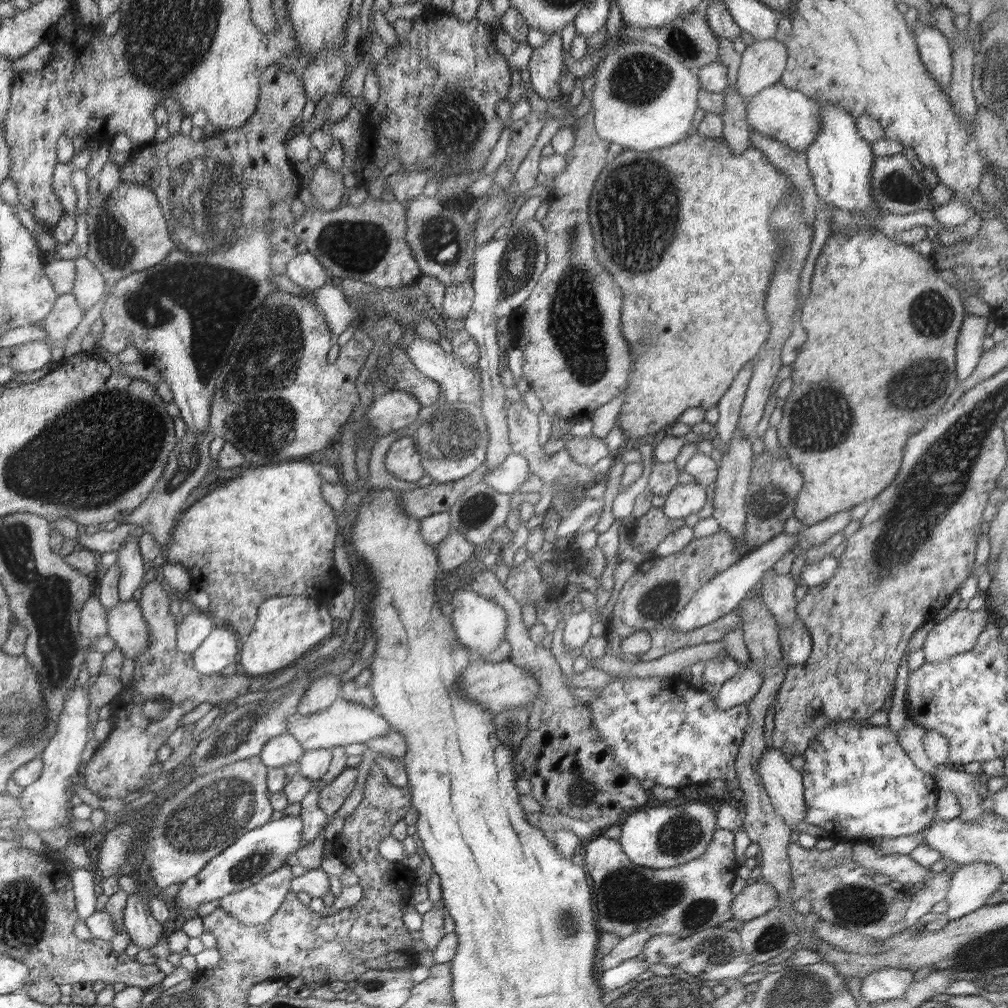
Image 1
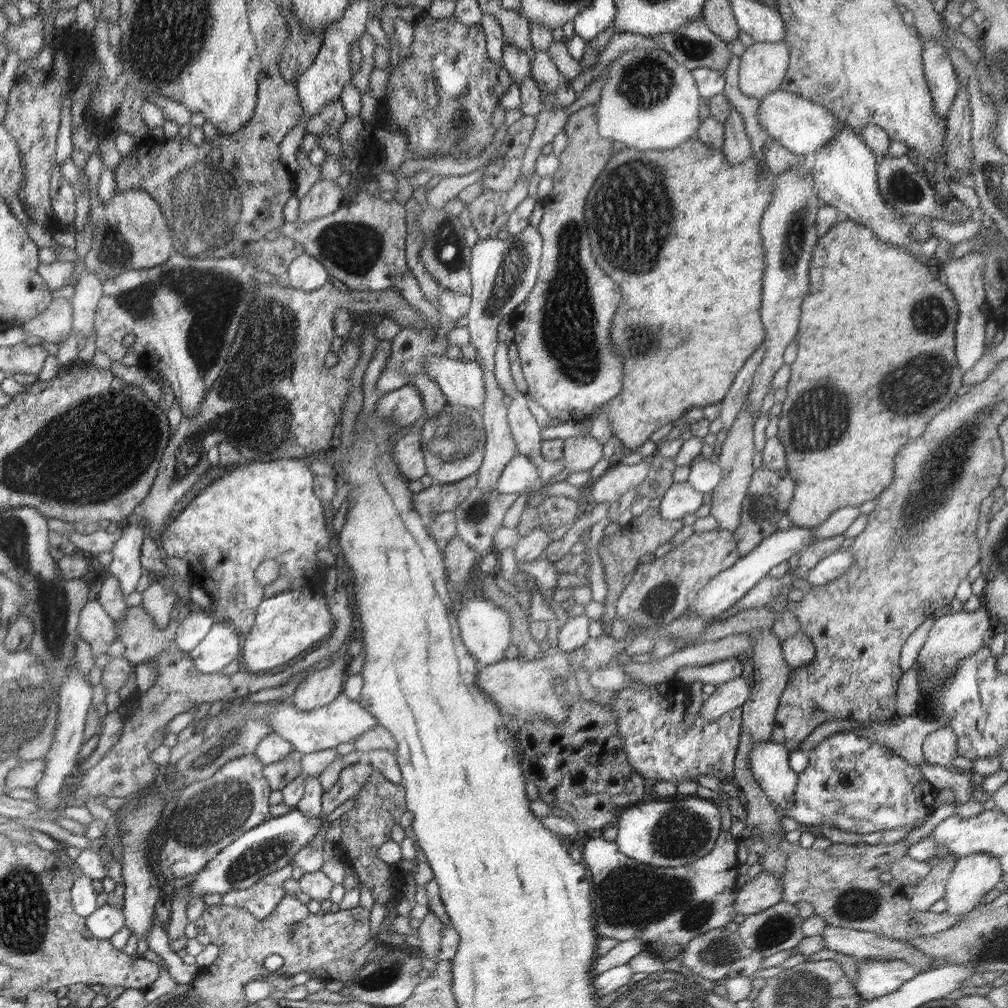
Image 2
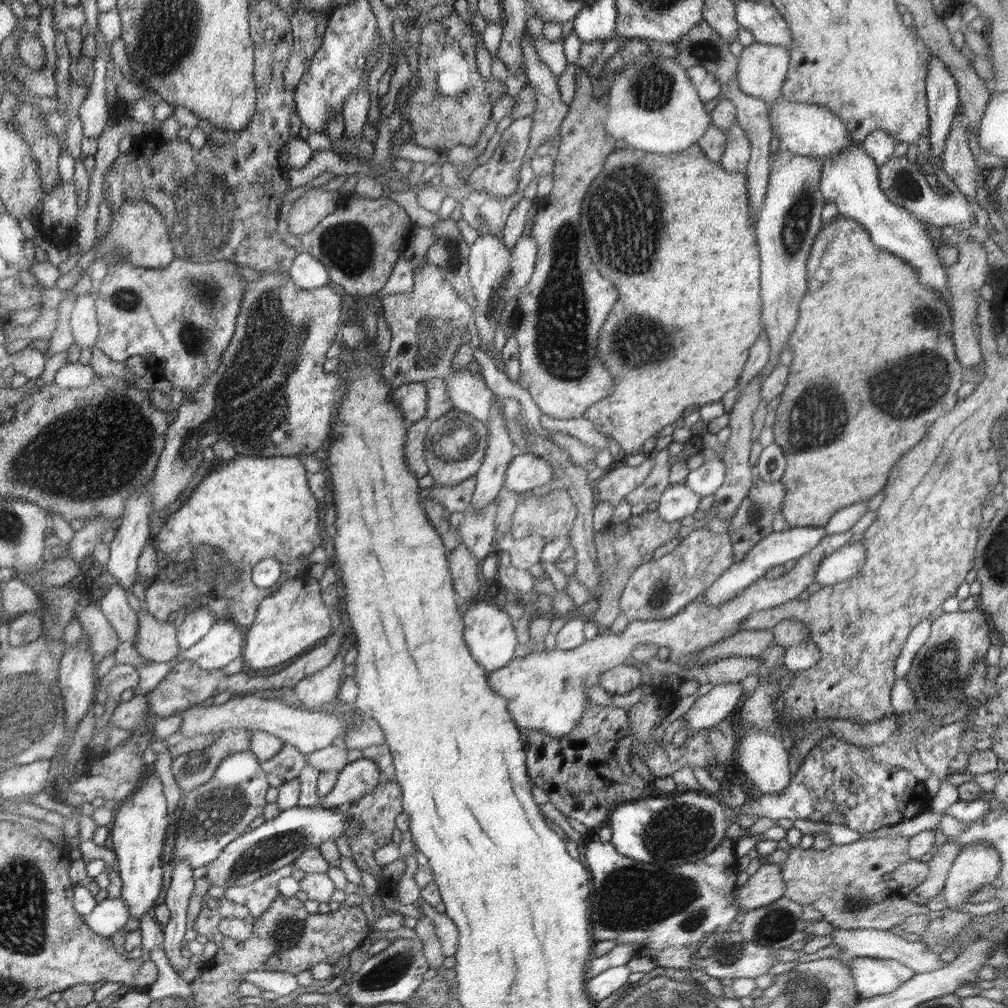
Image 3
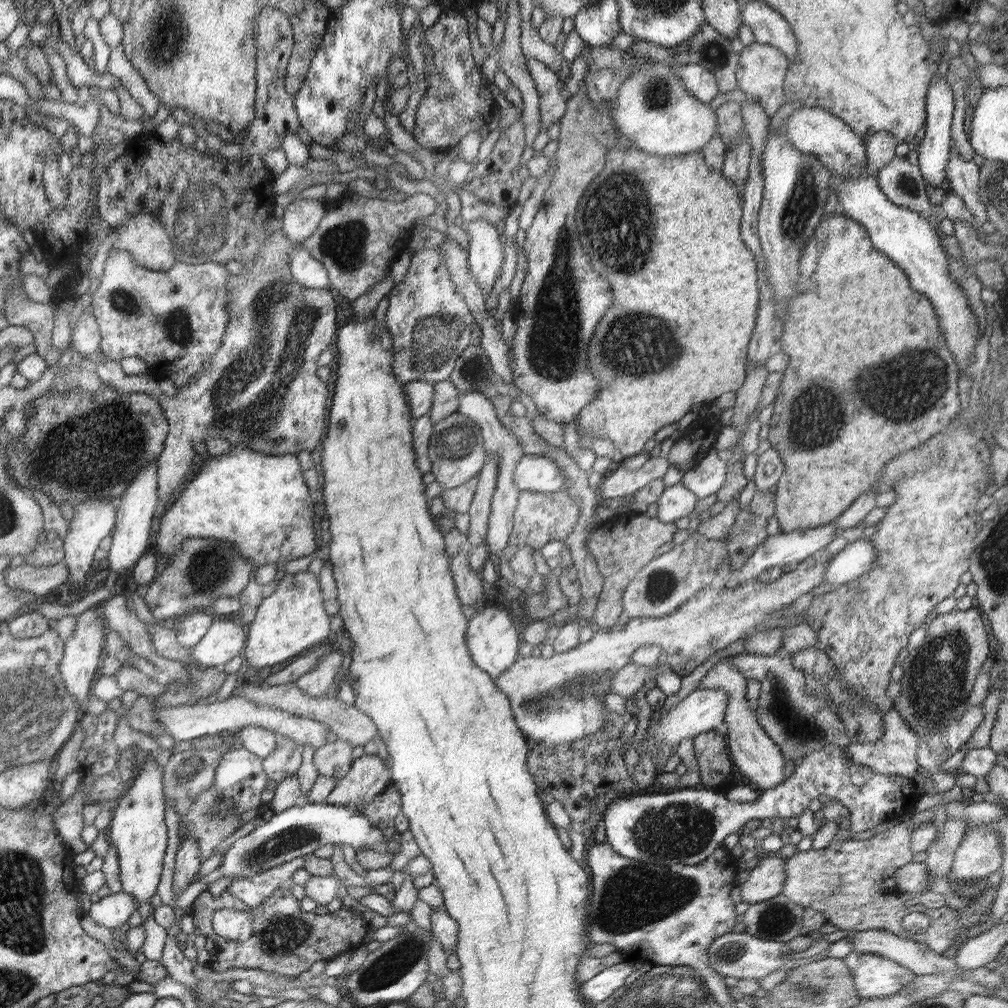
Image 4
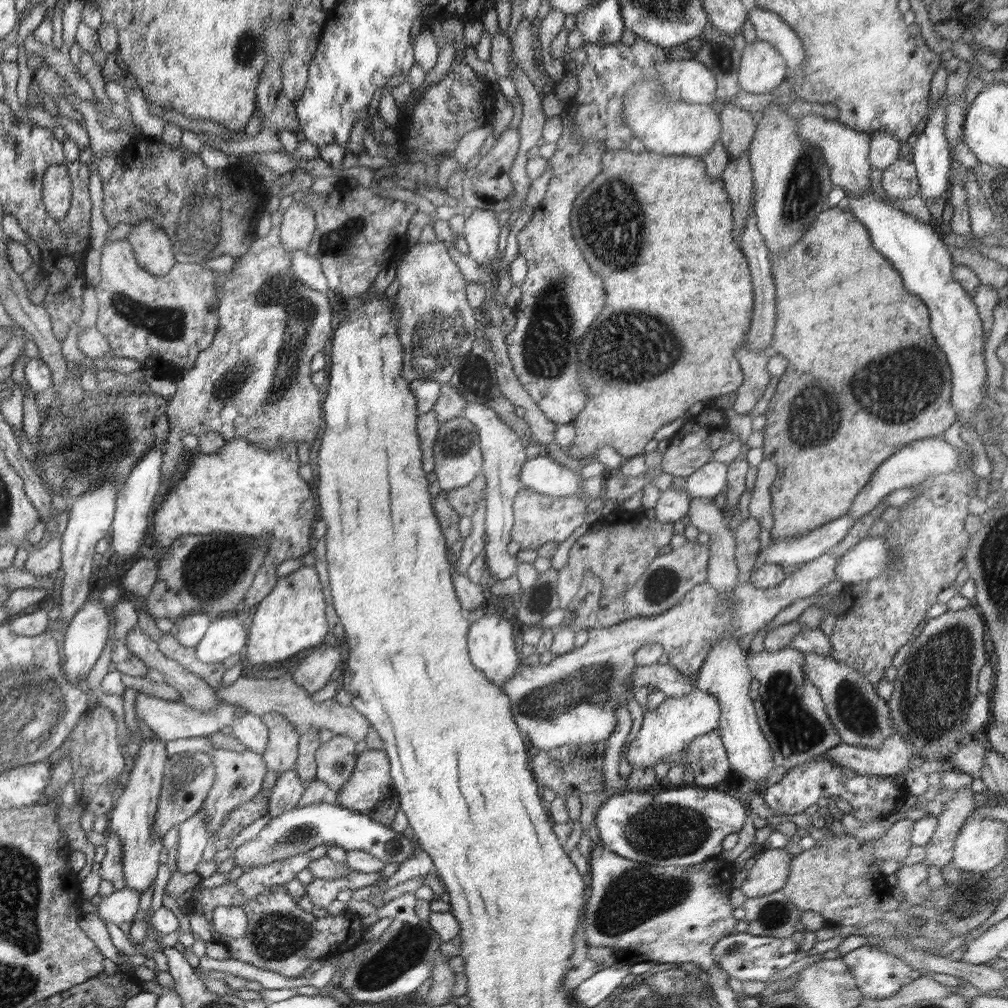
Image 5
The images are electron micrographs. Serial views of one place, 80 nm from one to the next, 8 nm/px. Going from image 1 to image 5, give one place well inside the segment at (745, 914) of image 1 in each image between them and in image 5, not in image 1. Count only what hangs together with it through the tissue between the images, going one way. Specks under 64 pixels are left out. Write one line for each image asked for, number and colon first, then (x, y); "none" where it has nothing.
2: (764, 891)
3: (765, 886)
4: (767, 879)
5: (769, 874)

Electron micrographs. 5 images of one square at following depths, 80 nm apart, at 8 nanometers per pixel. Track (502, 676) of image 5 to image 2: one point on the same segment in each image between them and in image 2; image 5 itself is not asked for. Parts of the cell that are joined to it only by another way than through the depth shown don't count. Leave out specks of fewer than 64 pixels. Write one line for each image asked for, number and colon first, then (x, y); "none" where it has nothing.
2: (485, 627)
3: (489, 633)
4: (493, 639)

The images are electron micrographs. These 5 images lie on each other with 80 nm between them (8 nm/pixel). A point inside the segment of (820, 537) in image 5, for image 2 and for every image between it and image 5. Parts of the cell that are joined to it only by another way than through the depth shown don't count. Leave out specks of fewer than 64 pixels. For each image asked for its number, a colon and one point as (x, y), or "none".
2: (725, 589)
3: (777, 548)
4: (791, 548)

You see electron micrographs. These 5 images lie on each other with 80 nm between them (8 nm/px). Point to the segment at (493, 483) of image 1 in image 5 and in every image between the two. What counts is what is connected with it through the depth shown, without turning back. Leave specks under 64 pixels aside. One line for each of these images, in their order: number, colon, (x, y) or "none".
2: (519, 474)
3: (525, 472)
4: (538, 474)
5: (543, 474)

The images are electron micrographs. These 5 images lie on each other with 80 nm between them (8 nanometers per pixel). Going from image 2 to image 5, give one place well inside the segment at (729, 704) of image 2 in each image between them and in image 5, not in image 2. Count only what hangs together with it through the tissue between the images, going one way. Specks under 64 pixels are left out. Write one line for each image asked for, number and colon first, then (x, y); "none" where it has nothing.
3: (708, 710)
4: (701, 711)
5: (677, 721)

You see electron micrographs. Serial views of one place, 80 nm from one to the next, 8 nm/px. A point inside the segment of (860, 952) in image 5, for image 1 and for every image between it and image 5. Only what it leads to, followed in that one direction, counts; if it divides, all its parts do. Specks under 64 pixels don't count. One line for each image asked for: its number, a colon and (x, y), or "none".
1: (886, 984)
2: (876, 978)
3: (872, 976)
4: (875, 977)

